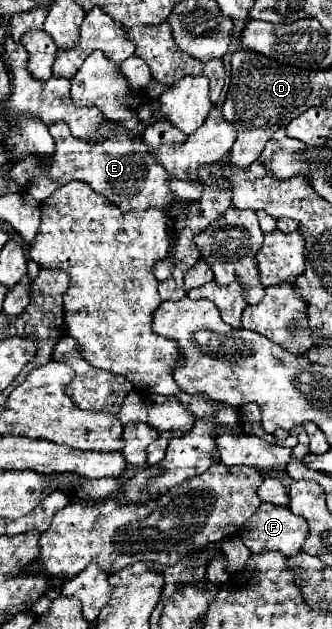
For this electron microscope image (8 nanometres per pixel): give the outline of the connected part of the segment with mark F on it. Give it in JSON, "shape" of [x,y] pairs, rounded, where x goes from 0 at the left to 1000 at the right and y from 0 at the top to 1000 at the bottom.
{"shape":[[[789,800],[723,844],[723,854],[759,882],[795,876],[843,876],[861,886],[892,882],[910,873],[922,851],[922,825],[886,819],[867,806],[825,806],[819,800]]]}

